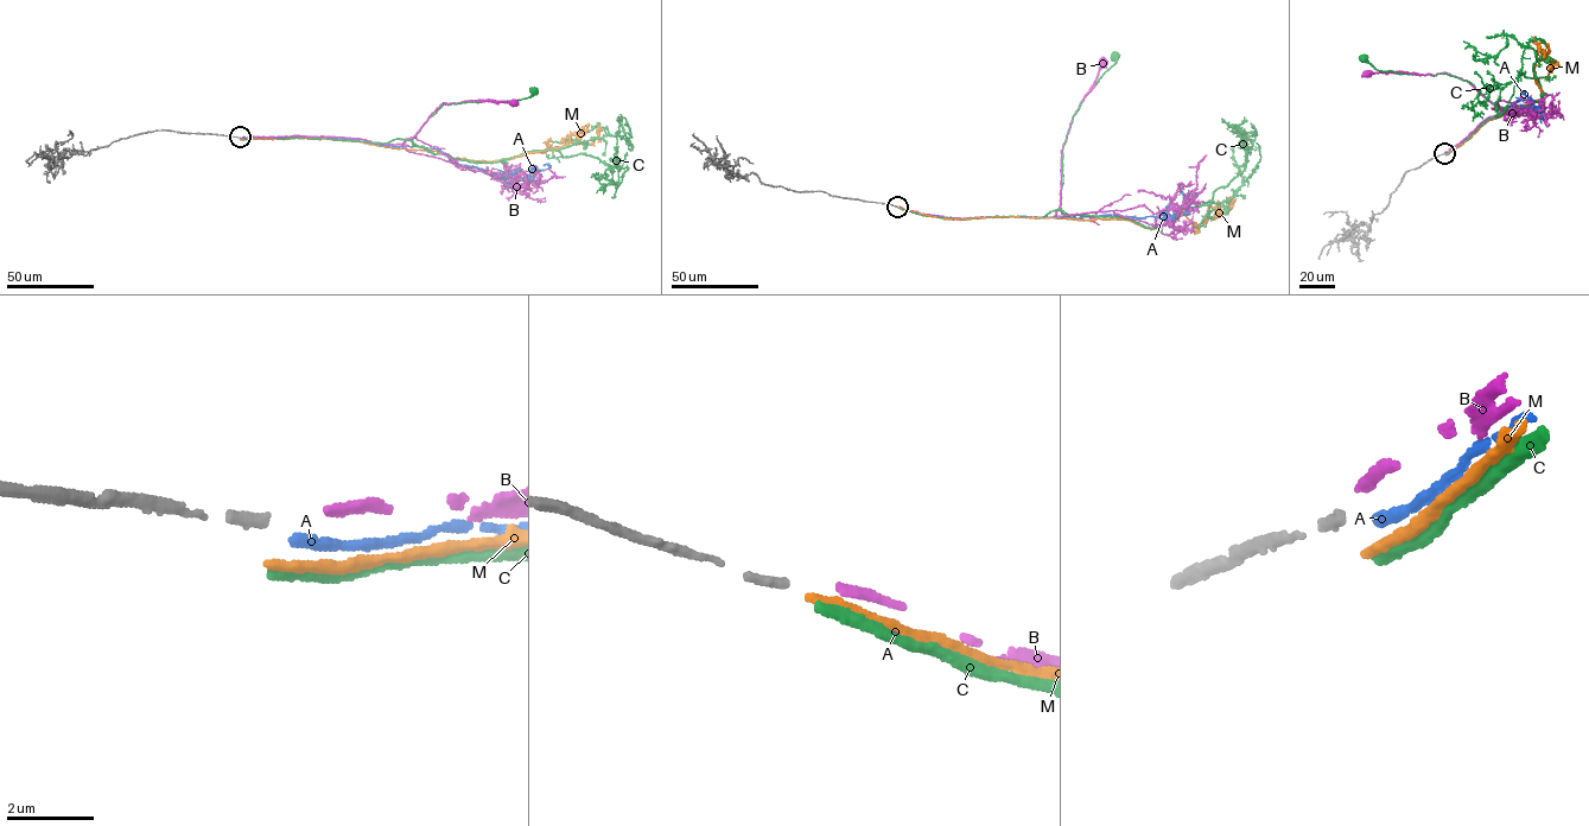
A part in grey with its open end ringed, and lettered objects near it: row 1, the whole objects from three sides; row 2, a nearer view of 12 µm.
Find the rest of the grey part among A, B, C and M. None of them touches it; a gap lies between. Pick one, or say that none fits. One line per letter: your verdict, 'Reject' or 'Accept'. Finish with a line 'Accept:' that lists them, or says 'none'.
A: Reject
B: Accept
C: Reject
M: Reject
Accept: B

